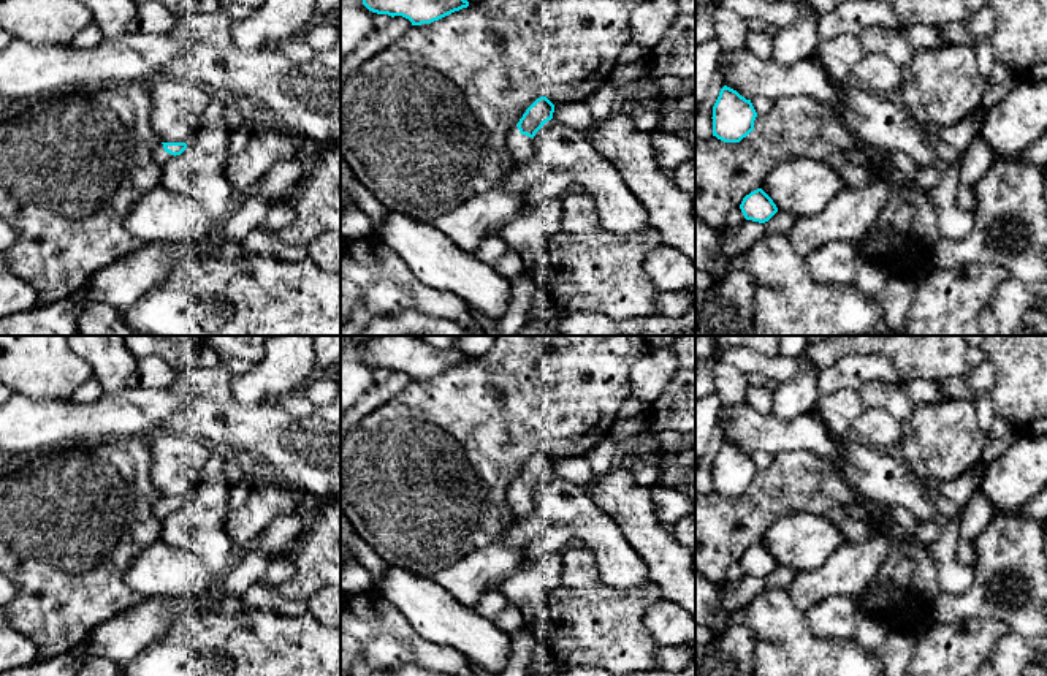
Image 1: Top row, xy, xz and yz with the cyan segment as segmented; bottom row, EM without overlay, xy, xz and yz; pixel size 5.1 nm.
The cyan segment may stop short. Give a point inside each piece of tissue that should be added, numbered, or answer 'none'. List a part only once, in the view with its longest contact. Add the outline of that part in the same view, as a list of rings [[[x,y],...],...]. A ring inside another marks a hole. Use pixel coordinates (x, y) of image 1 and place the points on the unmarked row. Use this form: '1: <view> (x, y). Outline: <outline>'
1: xy (160, 512). Outline: [[[160,497],[160,500],[154,505],[154,516],[160,521],[165,522],[168,519],[169,515],[173,515],[174,510],[168,508],[163,503],[163,499]]]

